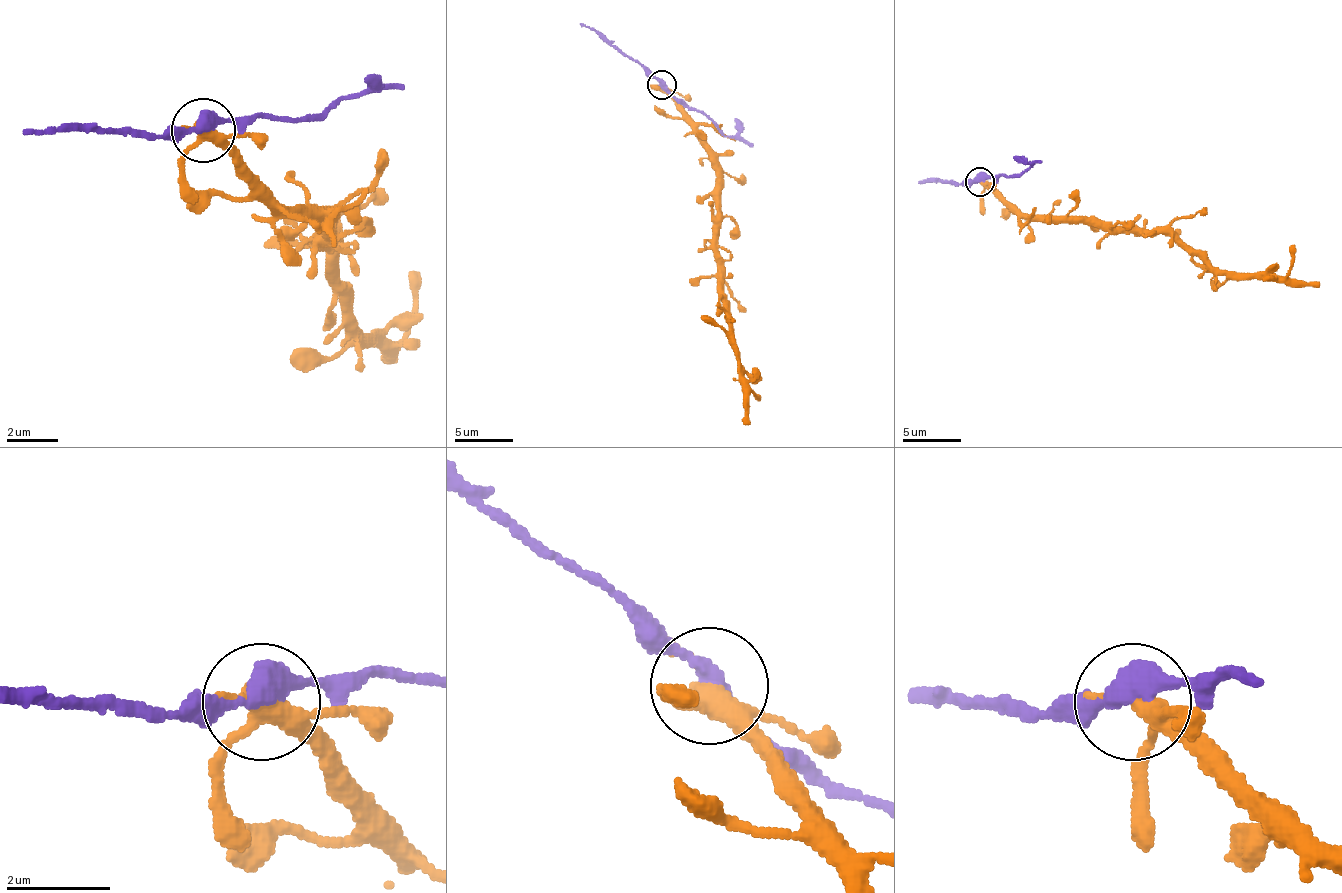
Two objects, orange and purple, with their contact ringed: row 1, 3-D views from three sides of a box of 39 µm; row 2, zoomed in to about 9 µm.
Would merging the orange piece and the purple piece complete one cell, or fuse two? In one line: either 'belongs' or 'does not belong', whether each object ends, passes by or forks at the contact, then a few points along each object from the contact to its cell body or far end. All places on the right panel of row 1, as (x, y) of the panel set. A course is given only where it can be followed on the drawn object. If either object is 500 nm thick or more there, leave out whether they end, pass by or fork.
does not belong; orange forks; purple passes by; course orange (979, 180), (1029, 215), (1169, 230), (1221, 271), (1283, 277), (1291, 265), (1294, 245); course purple (979, 180), (1017, 175), (1032, 166), (1014, 157)

